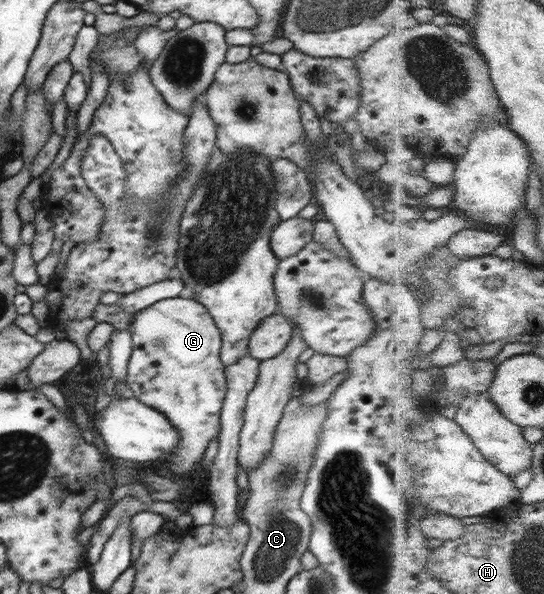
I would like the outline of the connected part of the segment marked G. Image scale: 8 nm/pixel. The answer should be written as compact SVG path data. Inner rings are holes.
M175 297L153 303L150 307L135 313L130 321L132 335L132 353L125 378L129 389L141 403L161 411L179 433L176 449L167 454L155 467L167 469L173 477L187 477L198 466L208 449L209 443L216 439L221 431L220 413L227 393L225 377L226 365L221 362L220 349L222 335L207 309L194 299Z

